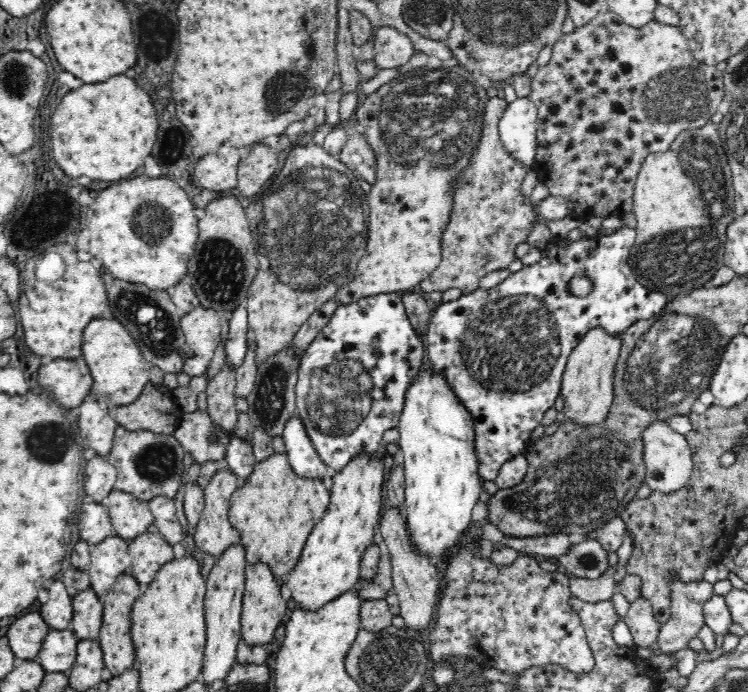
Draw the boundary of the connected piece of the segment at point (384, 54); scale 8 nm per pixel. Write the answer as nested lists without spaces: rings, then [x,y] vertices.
[[[384,26],[376,31],[376,54],[373,62],[381,68],[399,68],[410,62],[415,54],[412,40],[395,28]]]

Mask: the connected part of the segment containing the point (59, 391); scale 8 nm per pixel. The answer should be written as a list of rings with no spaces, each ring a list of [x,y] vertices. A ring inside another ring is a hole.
[[[83,358],[78,360],[54,360],[38,370],[40,384],[50,390],[66,408],[77,410],[84,398],[90,394],[92,376]]]

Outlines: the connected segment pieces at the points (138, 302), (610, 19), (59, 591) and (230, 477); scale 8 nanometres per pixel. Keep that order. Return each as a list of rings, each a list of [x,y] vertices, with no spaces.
[[[114,280],[106,284],[110,310],[114,317],[128,329],[142,351],[143,357],[165,373],[176,374],[183,370],[184,355],[180,350],[186,347],[185,336],[180,324],[182,313],[165,290],[152,290],[146,284],[132,284]]]
[[[610,10],[600,12],[600,15],[597,15],[589,24],[576,27],[571,34],[563,34],[552,49],[550,62],[540,67],[536,75],[531,78],[531,102],[536,105],[538,115],[536,122],[537,154],[536,163],[532,169],[536,172],[537,178],[548,187],[552,196],[562,196],[567,200],[569,216],[585,221],[594,216],[606,218],[610,215],[621,217],[624,214],[632,214],[632,198],[640,166],[649,155],[670,150],[676,136],[682,132],[696,130],[710,121],[710,117],[717,111],[717,107],[725,95],[723,72],[717,70],[716,66],[704,65],[692,57],[688,39],[679,27],[654,20],[643,28],[633,28],[625,24],[620,16]]]
[[[54,582],[48,594],[50,600],[40,608],[46,624],[55,630],[69,629],[73,617],[72,596],[62,582]]]
[[[221,464],[218,470],[216,470],[216,474],[210,478],[208,484],[203,488],[205,506],[195,527],[196,532],[194,532],[193,539],[196,547],[202,550],[202,552],[214,556],[215,560],[218,560],[219,556],[222,556],[222,553],[229,547],[240,544],[240,534],[232,527],[229,518],[231,497],[240,483],[241,481],[237,476],[224,464]]]

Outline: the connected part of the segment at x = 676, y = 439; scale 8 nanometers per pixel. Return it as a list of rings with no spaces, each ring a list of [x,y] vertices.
[[[652,422],[644,432],[644,461],[646,461],[646,484],[653,491],[664,495],[676,492],[690,480],[692,472],[692,451],[685,435],[678,434],[666,422]]]

